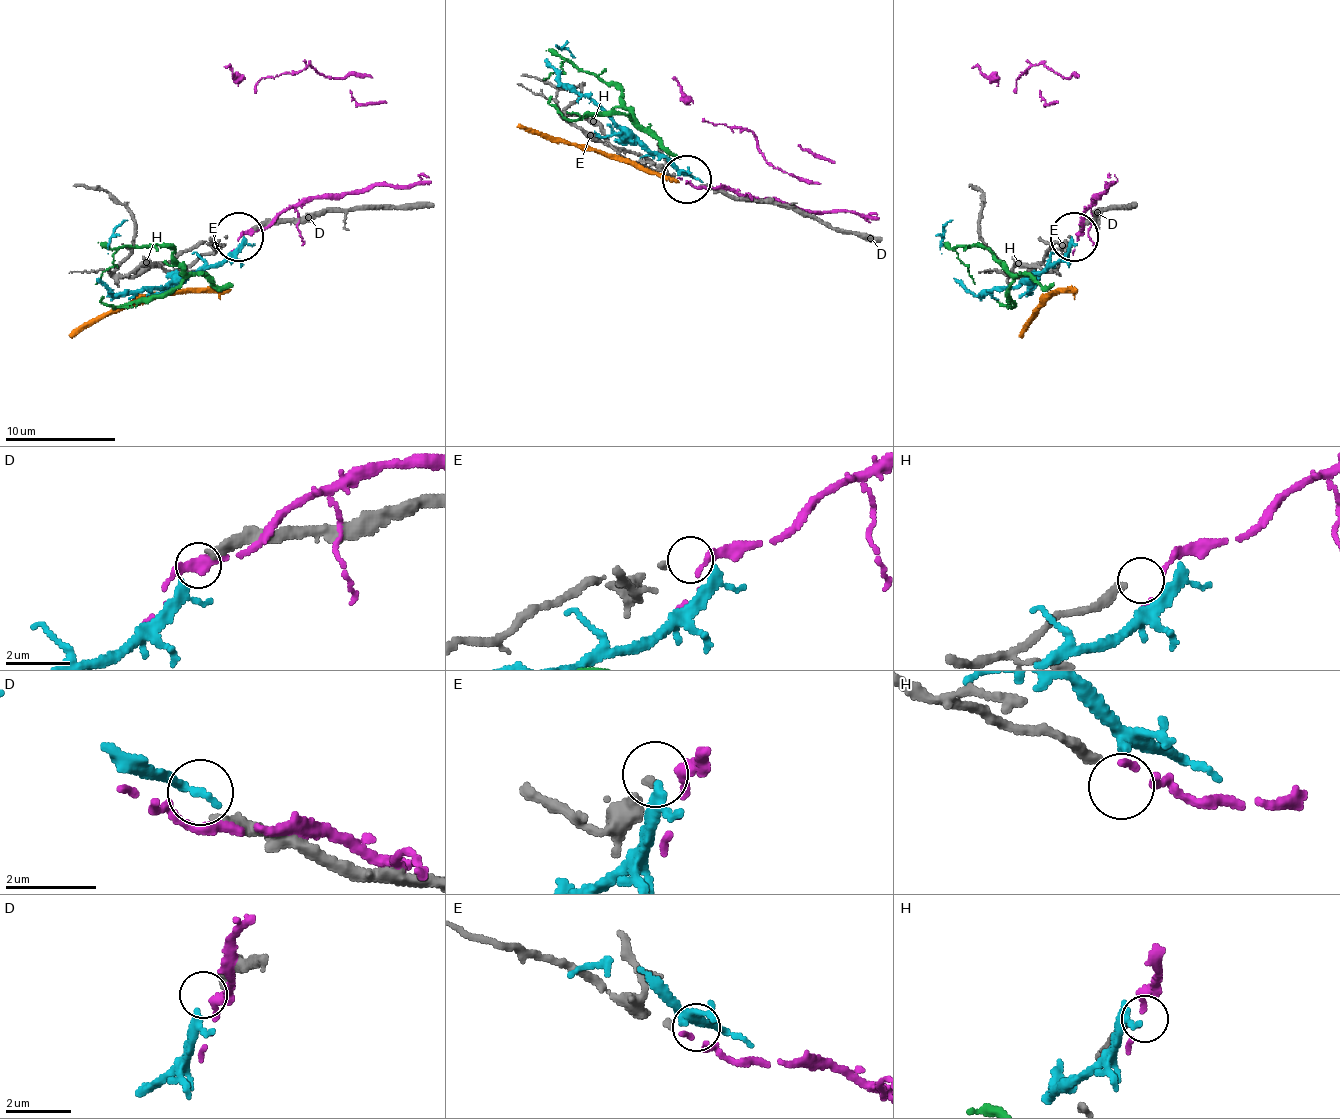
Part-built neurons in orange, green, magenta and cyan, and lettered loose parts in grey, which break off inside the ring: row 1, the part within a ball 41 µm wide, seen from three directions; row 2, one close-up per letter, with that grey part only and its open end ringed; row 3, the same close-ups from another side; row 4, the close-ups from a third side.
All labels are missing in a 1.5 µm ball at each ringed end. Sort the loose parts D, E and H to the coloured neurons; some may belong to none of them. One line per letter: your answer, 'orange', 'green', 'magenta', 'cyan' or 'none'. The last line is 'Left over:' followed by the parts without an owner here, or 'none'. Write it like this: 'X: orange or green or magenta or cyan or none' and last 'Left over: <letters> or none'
D: cyan
E: magenta
H: none
Left over: H

